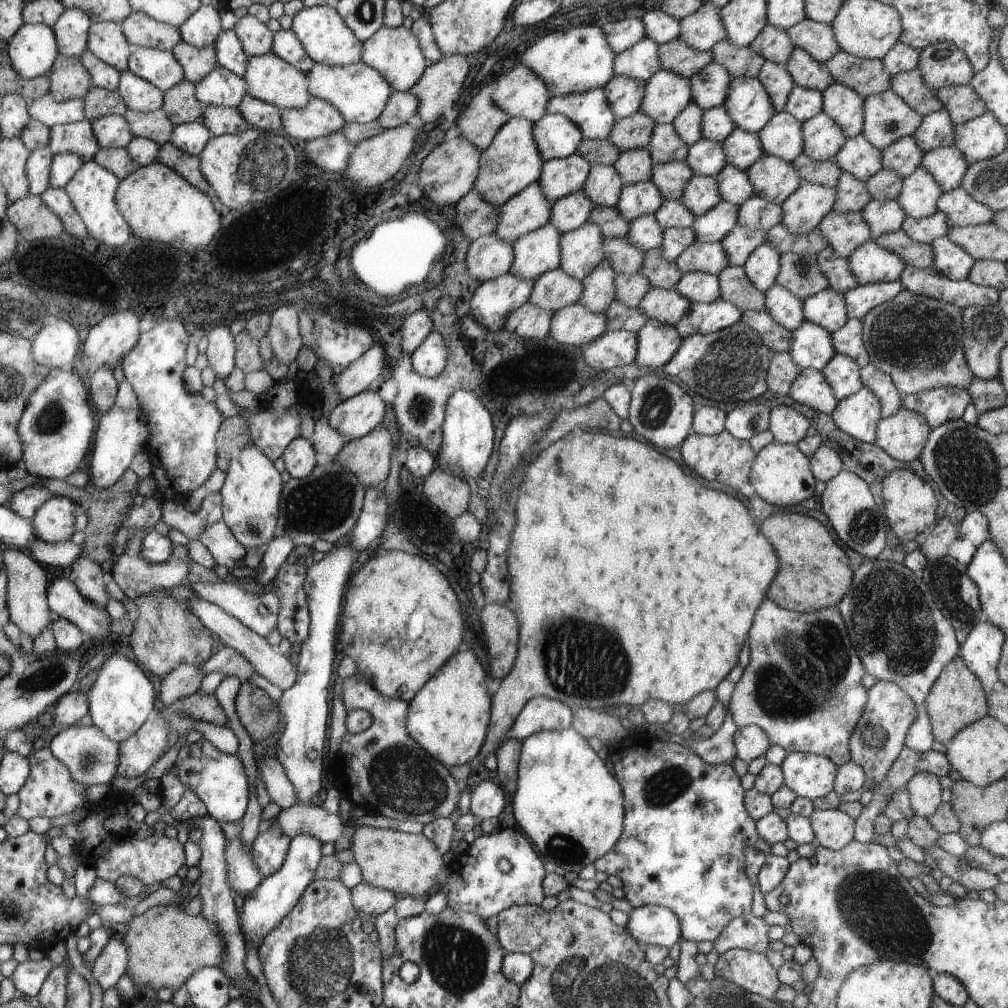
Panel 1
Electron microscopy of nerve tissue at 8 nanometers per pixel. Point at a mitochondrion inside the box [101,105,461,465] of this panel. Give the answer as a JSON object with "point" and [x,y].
{"point":[264,161]}

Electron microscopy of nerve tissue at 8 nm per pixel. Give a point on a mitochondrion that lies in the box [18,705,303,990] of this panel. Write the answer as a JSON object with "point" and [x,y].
{"point":[87,763]}

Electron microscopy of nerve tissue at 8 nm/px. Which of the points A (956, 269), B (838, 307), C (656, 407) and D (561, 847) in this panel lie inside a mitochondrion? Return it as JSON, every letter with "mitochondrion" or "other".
{"A":"other","B":"other","C":"mitochondrion","D":"mitochondrion"}

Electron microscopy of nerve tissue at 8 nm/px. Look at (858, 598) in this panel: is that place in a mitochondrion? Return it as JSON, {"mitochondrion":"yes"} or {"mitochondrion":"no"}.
{"mitochondrion":"yes"}

